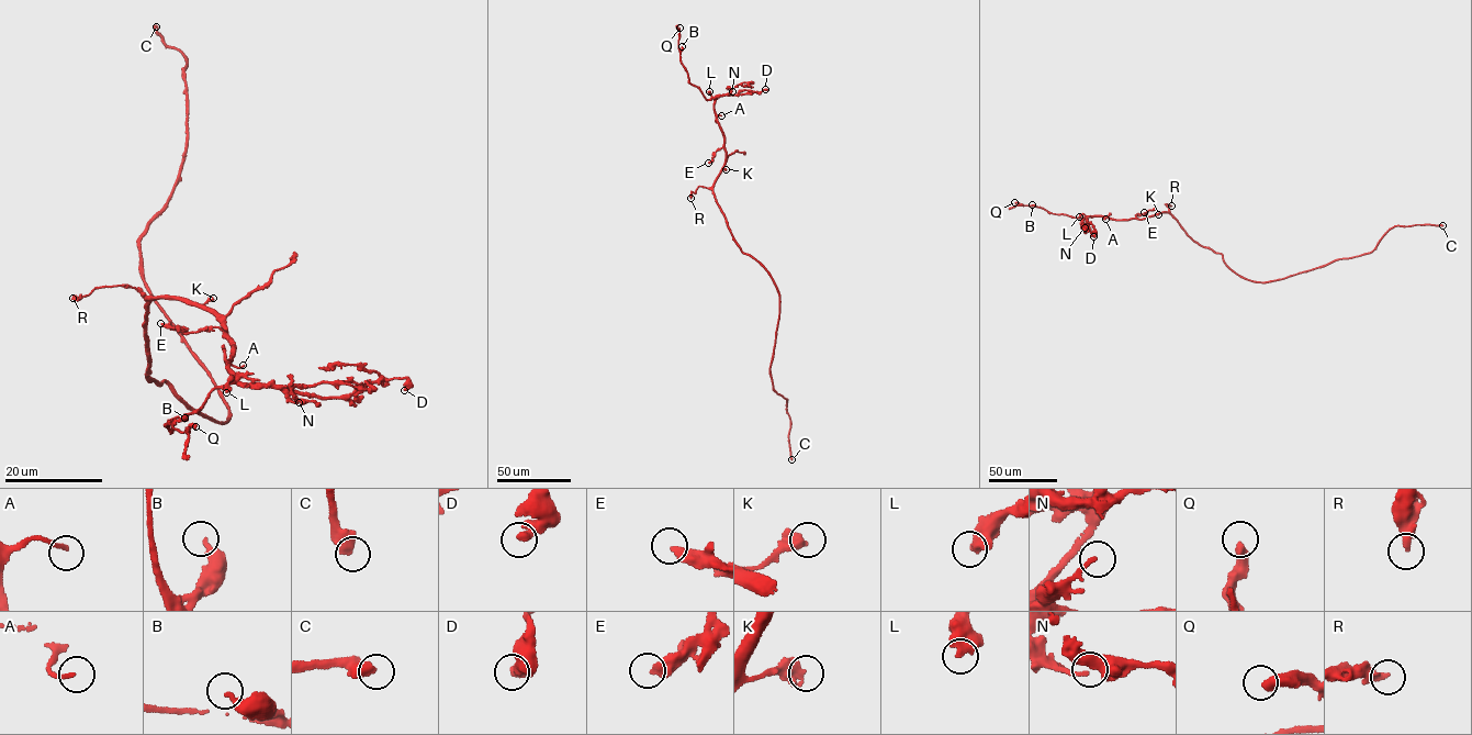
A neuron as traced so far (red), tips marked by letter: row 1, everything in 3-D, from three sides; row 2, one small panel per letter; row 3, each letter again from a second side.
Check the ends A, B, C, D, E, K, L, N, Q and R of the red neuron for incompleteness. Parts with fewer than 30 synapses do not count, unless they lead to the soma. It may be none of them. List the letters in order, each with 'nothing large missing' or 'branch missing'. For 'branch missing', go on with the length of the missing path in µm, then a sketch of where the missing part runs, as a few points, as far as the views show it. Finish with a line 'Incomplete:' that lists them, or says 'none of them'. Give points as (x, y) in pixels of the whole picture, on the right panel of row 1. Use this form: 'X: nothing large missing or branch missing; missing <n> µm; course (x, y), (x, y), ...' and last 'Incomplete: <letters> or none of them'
A: branch missing; missing 10 µm
B: nothing large missing
C: nothing large missing
D: nothing large missing
E: nothing large missing
K: nothing large missing
L: nothing large missing
N: nothing large missing
Q: nothing large missing
R: nothing large missing
Incomplete: A

